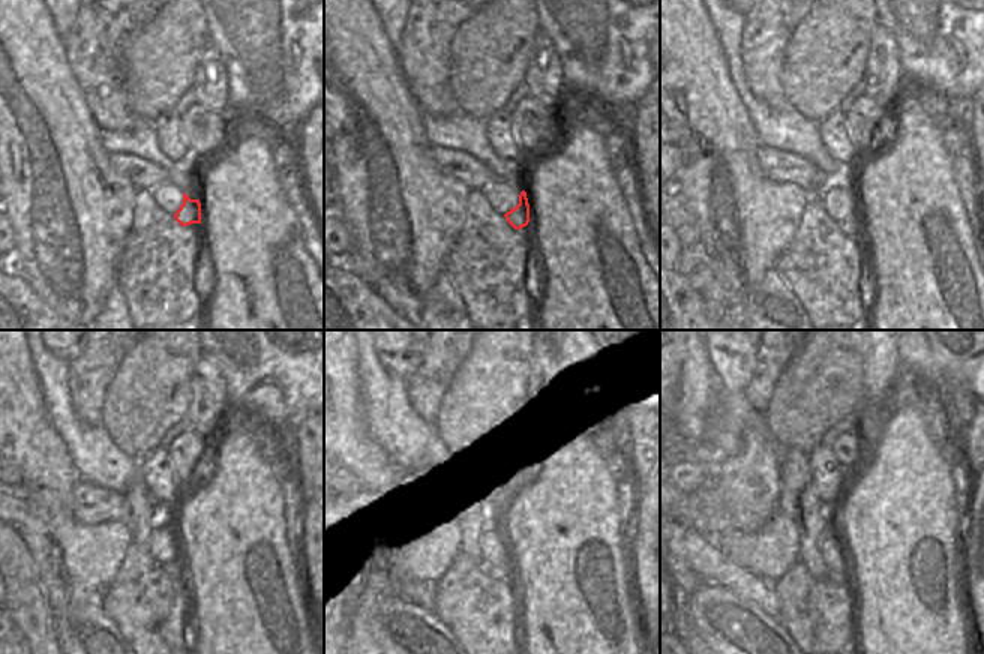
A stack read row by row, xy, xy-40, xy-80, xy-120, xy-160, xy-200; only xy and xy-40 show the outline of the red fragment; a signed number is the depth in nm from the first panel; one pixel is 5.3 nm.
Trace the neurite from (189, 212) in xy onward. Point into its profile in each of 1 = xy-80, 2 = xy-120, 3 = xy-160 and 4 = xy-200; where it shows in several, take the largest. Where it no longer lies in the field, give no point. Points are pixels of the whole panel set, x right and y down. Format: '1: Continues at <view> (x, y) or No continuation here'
1: Continues at xy-80 (852, 222)
2: Continues at xy-120 (176, 564)
3: Continues at xy-160 (507, 569)
4: Continues at xy-200 (833, 576)

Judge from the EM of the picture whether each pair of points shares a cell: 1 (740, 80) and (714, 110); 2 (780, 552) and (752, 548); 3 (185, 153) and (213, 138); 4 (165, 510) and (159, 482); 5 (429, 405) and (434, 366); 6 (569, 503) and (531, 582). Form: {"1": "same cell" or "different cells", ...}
{"1": "different cells", "2": "same cell", "3": "different cells", "4": "different cells", "5": "same cell", "6": "same cell"}

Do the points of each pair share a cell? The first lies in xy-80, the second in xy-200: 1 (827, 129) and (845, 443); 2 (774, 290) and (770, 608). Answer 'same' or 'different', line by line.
1: different
2: different

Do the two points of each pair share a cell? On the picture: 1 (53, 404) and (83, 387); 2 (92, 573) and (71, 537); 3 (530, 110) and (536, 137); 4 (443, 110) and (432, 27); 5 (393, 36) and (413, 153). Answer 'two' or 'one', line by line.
1: two
2: one
3: one
4: one
5: two

